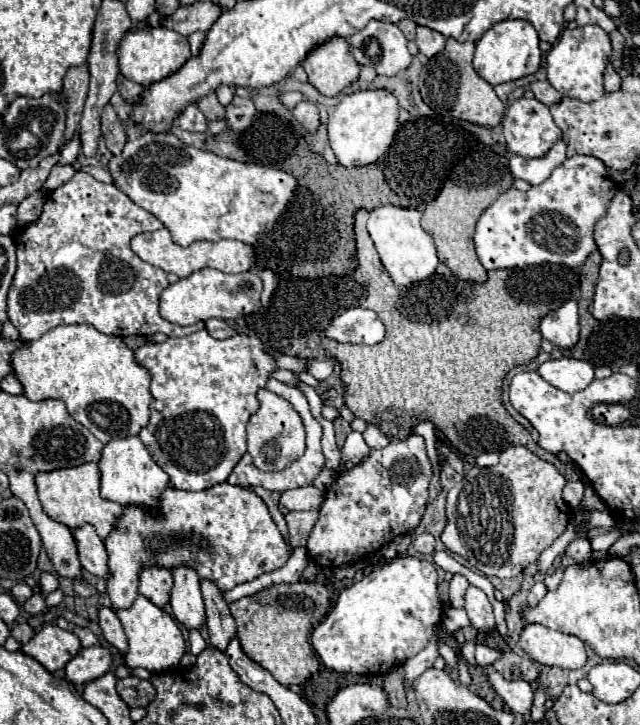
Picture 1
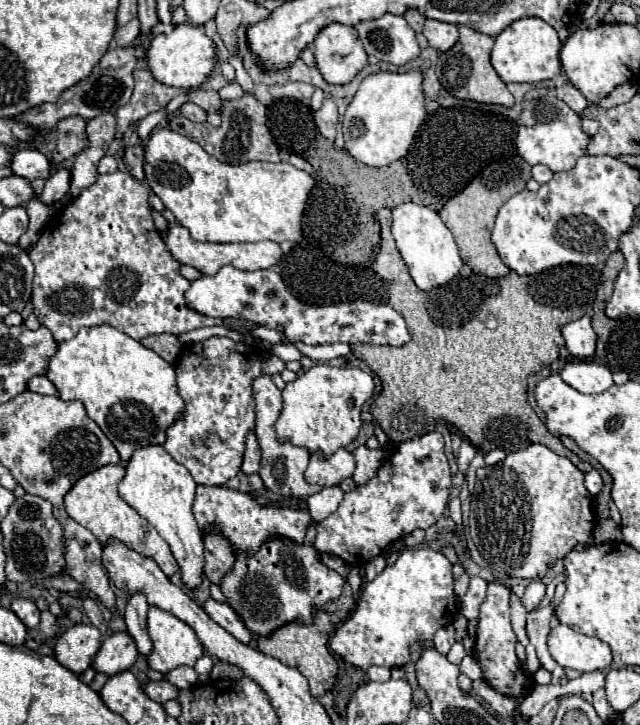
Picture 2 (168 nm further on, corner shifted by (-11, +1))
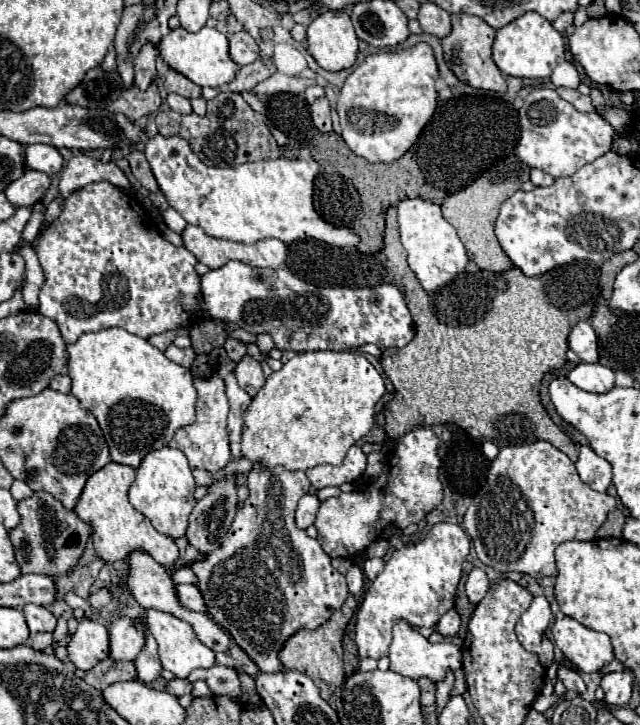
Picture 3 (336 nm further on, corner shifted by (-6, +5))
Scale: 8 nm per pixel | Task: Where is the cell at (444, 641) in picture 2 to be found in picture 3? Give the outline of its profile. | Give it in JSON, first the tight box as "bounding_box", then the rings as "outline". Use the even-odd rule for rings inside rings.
{"bounding_box":[436,608,462,636],"outline":[[[452,608],[452,610],[448,610],[448,612],[440,618],[436,630],[438,630],[440,634],[444,634],[444,636],[456,636],[458,630],[460,630],[460,622],[462,622],[462,620],[460,620],[460,614]]]}

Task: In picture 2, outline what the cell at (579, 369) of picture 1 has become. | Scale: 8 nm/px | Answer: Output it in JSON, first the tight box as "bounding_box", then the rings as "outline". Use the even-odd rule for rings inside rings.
{"bounding_box":[559,360,613,394],"outline":[[[569,360],[559,376],[563,378],[563,382],[583,394],[597,394],[613,384],[613,376],[605,366],[585,360]]]}

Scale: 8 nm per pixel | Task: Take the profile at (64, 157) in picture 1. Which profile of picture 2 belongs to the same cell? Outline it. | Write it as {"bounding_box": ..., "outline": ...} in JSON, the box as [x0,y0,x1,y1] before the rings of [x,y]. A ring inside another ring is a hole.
{"bounding_box":[41,168,71,204],"outline":[[[63,168],[51,174],[51,178],[45,182],[45,188],[41,192],[41,202],[45,204],[53,204],[65,198],[67,190],[71,186],[71,168]]]}

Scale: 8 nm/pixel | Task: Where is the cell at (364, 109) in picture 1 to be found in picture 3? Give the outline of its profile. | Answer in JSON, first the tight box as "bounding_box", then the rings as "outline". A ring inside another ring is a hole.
{"bounding_box":[336,42,438,162],"outline":[[[418,42],[410,48],[396,50],[396,52],[376,52],[362,60],[360,66],[354,68],[354,72],[344,80],[344,86],[338,94],[336,112],[340,116],[342,126],[342,138],[346,146],[356,154],[370,162],[394,162],[404,152],[412,148],[412,144],[418,140],[422,128],[432,120],[436,106],[438,106],[438,92],[434,88],[434,82],[438,80],[438,64],[434,58],[432,48],[426,42]]]}

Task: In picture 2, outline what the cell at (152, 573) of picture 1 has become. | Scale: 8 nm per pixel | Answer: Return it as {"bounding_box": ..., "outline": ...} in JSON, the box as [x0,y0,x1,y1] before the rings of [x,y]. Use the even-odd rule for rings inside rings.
{"bounding_box":[63,464,179,578],"outline":[[[107,464],[99,470],[89,472],[87,476],[79,478],[79,482],[75,482],[75,486],[71,486],[71,490],[65,494],[63,502],[65,502],[65,510],[67,514],[79,522],[81,526],[85,526],[87,530],[91,530],[95,534],[95,538],[105,544],[109,538],[117,538],[121,540],[125,546],[129,546],[131,550],[143,554],[145,558],[151,558],[159,564],[159,568],[163,570],[163,574],[167,574],[167,578],[171,578],[173,574],[179,572],[177,562],[173,560],[171,548],[167,546],[167,542],[157,534],[157,530],[143,518],[139,516],[119,494],[117,494],[117,484],[125,474],[125,466],[123,464]]]}

